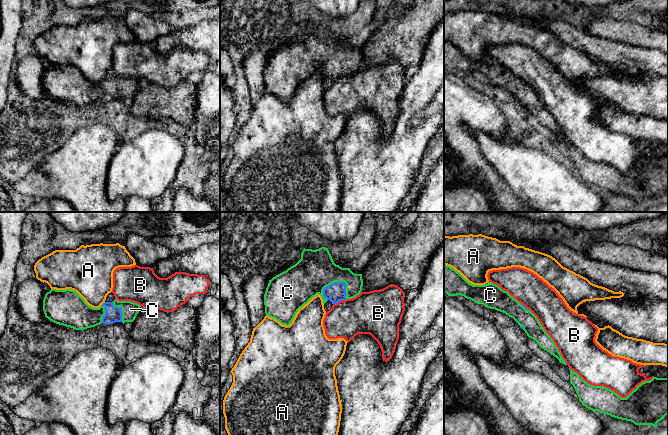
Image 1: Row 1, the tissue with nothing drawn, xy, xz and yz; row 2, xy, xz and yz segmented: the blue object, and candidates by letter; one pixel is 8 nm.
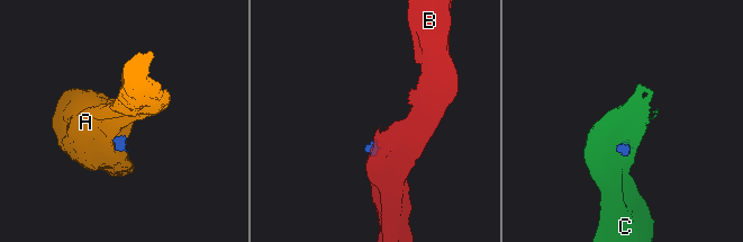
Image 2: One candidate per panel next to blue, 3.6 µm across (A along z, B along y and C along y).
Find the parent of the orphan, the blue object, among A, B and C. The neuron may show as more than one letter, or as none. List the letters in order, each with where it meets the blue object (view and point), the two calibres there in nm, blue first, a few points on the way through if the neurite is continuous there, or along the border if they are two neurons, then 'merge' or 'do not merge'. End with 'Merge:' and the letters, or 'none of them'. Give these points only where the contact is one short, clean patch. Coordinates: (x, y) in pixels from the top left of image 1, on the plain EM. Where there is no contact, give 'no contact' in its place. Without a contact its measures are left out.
A: xy (103, 79) | 130/360 nm | along xy (104, 77), (101, 80) | do not merge
B: xz (339, 76) | 150/340 nm | along xz (346, 75), (339, 76), (333, 81) | do not merge
C: xz (329, 61) | 150/300 nm | across xz (336, 68), (329, 61), (316, 45) | merge
Merge: C

